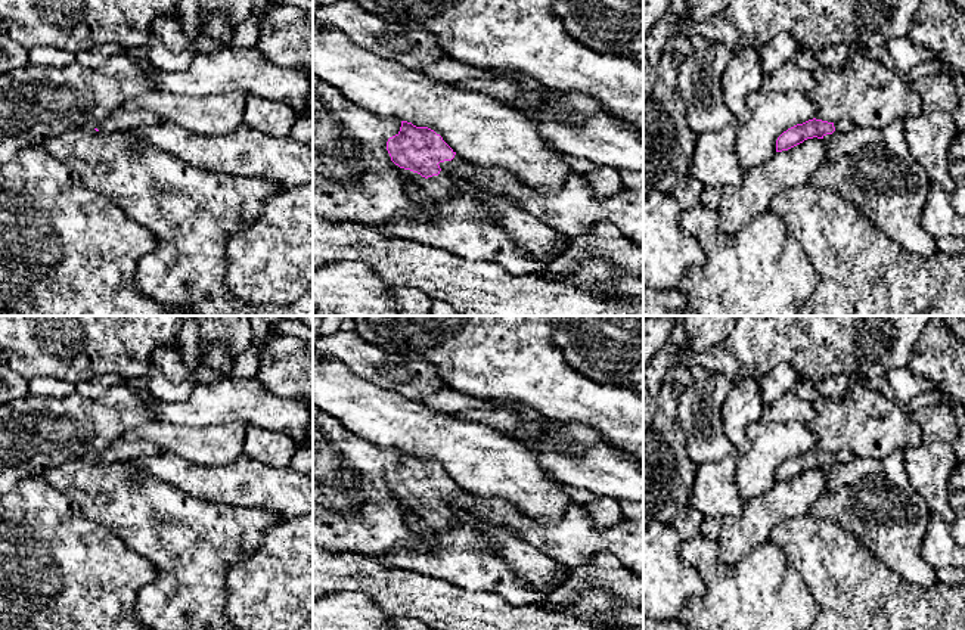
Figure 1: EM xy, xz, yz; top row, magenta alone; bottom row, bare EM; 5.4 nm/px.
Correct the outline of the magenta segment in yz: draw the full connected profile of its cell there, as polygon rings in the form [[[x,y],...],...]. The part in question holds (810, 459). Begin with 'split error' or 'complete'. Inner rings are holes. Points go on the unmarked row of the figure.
split error; [[[813,449],[784,462],[776,471],[776,482],[788,481],[807,469],[823,469],[826,465],[832,465],[834,462],[848,462],[853,457],[854,454],[848,450],[828,453]]]

